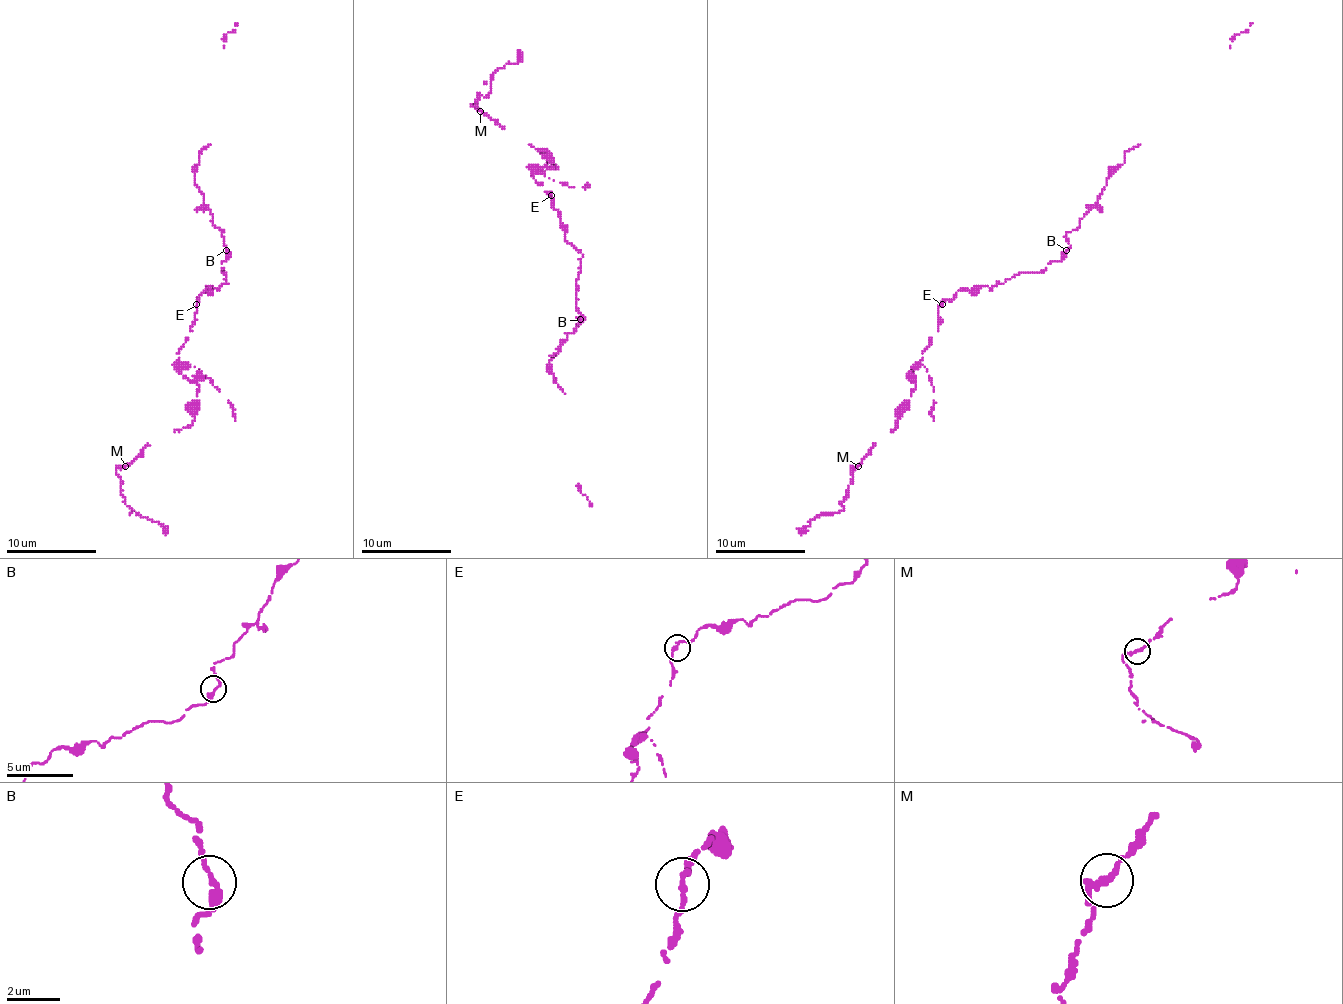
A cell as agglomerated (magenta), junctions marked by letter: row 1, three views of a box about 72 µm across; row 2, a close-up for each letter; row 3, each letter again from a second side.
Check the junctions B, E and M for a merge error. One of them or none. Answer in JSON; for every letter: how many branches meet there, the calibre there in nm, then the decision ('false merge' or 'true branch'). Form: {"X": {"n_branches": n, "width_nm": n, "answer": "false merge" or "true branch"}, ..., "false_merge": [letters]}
{"B": {"n_branches": 2, "width_nm": 260, "answer": "true branch"}, "E": {"n_branches": 2, "width_nm": 220, "answer": "true branch"}, "M": {"n_branches": 2, "width_nm": 240, "answer": "true branch"}, "false_merge": []}

